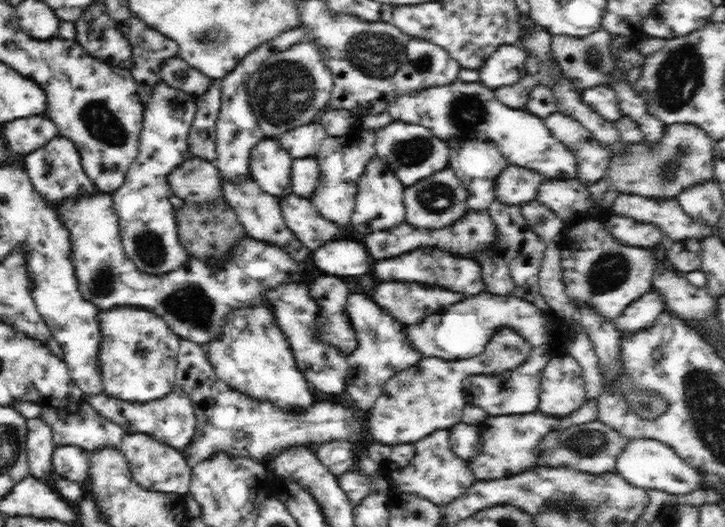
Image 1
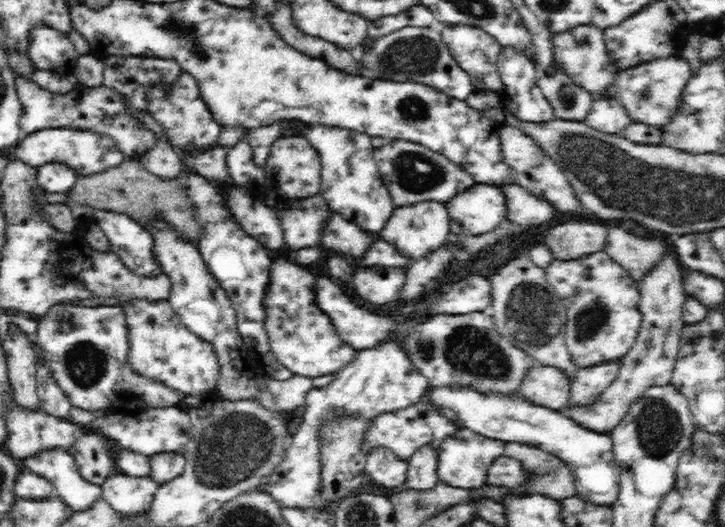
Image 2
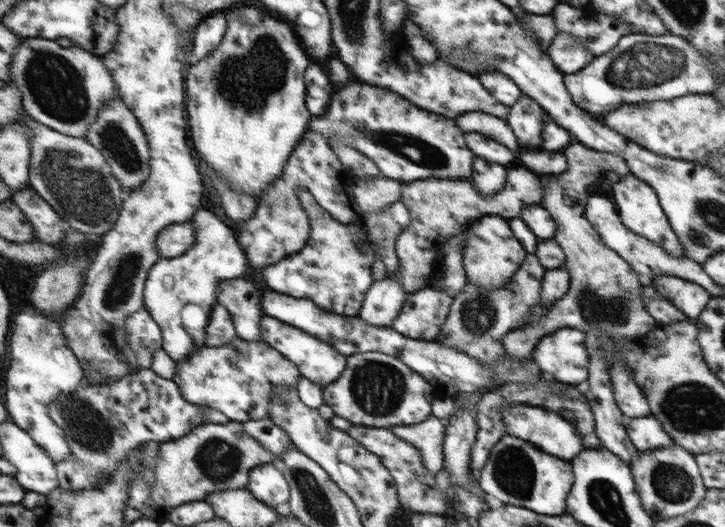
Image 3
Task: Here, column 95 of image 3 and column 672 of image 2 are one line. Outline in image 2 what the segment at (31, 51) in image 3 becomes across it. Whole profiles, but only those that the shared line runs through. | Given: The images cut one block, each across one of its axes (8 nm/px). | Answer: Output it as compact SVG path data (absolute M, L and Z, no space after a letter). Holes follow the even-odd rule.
M677 52L667 58L622 69L610 92L604 96L615 98L620 102L633 121L658 127L663 132L667 124L672 122L678 113L682 113L683 90L691 78L690 64Z

